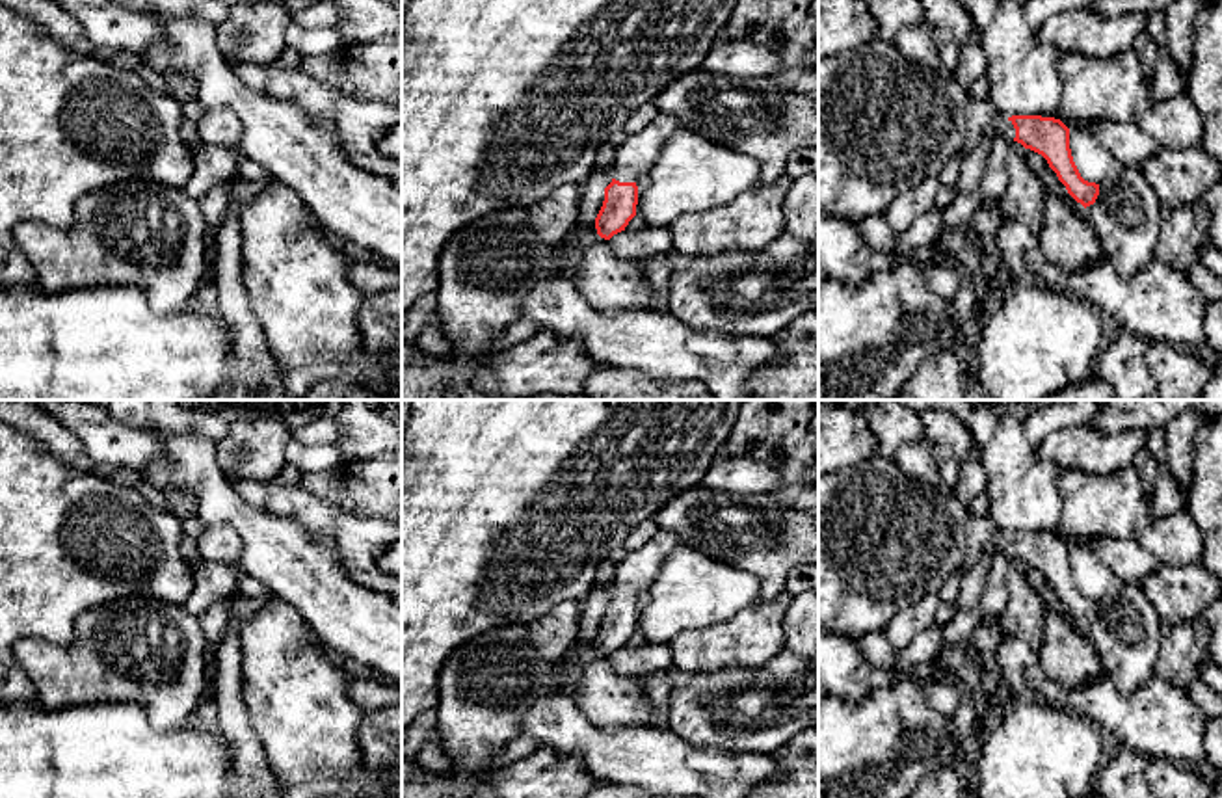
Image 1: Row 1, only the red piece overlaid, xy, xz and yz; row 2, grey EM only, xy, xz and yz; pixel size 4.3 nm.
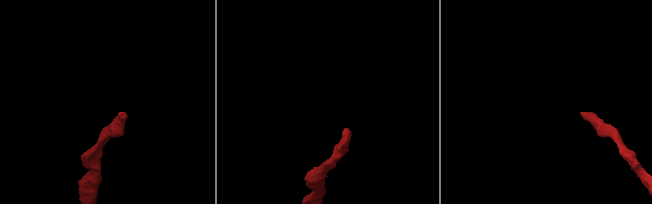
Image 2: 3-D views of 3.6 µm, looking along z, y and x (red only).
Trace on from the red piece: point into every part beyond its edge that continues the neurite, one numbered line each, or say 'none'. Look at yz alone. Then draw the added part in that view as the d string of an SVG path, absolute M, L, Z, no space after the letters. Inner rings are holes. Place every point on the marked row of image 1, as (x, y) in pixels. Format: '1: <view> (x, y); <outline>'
1: yz (999, 127); M997 113L991 119L991 123L986 126L984 136L991 136L993 140L997 140L997 138L1014 140L1016 138L1016 128L1006 115Z

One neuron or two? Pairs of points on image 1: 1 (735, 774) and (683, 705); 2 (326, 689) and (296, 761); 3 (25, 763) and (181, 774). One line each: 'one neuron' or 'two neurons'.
1: two neurons
2: one neuron
3: one neuron

